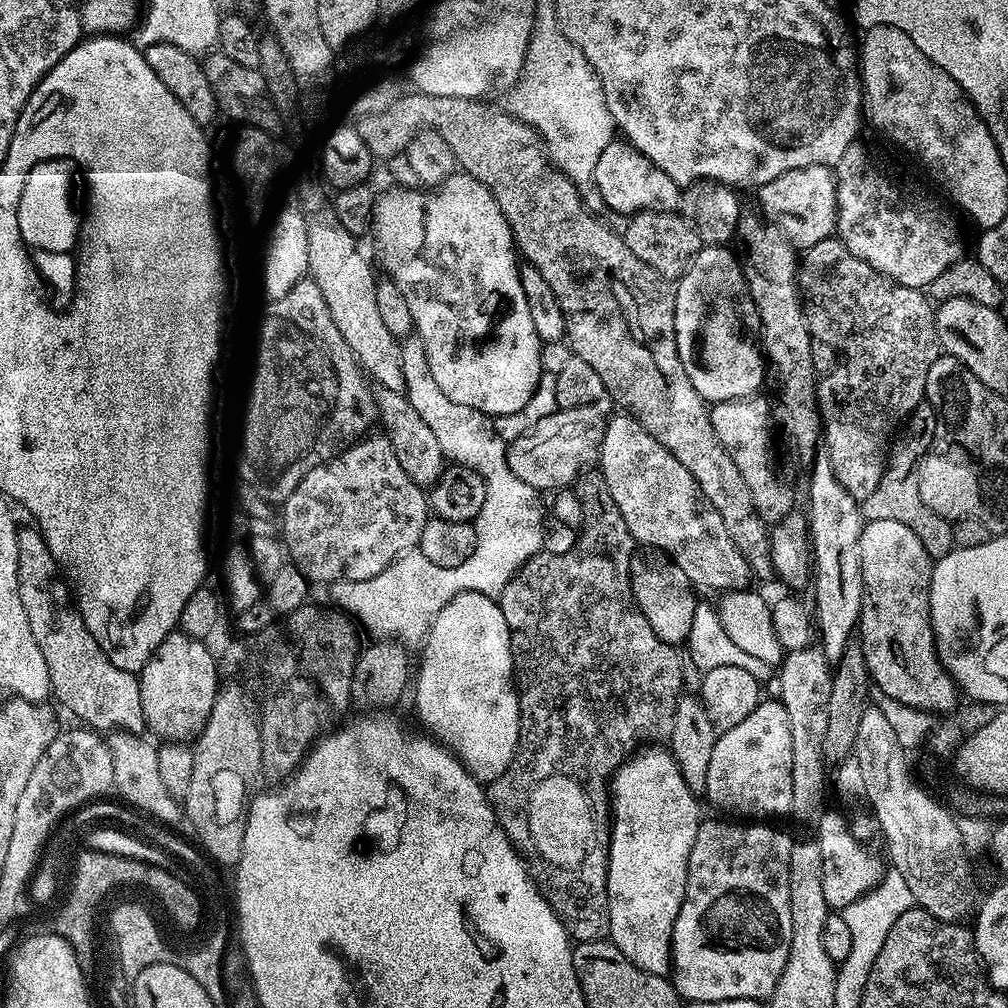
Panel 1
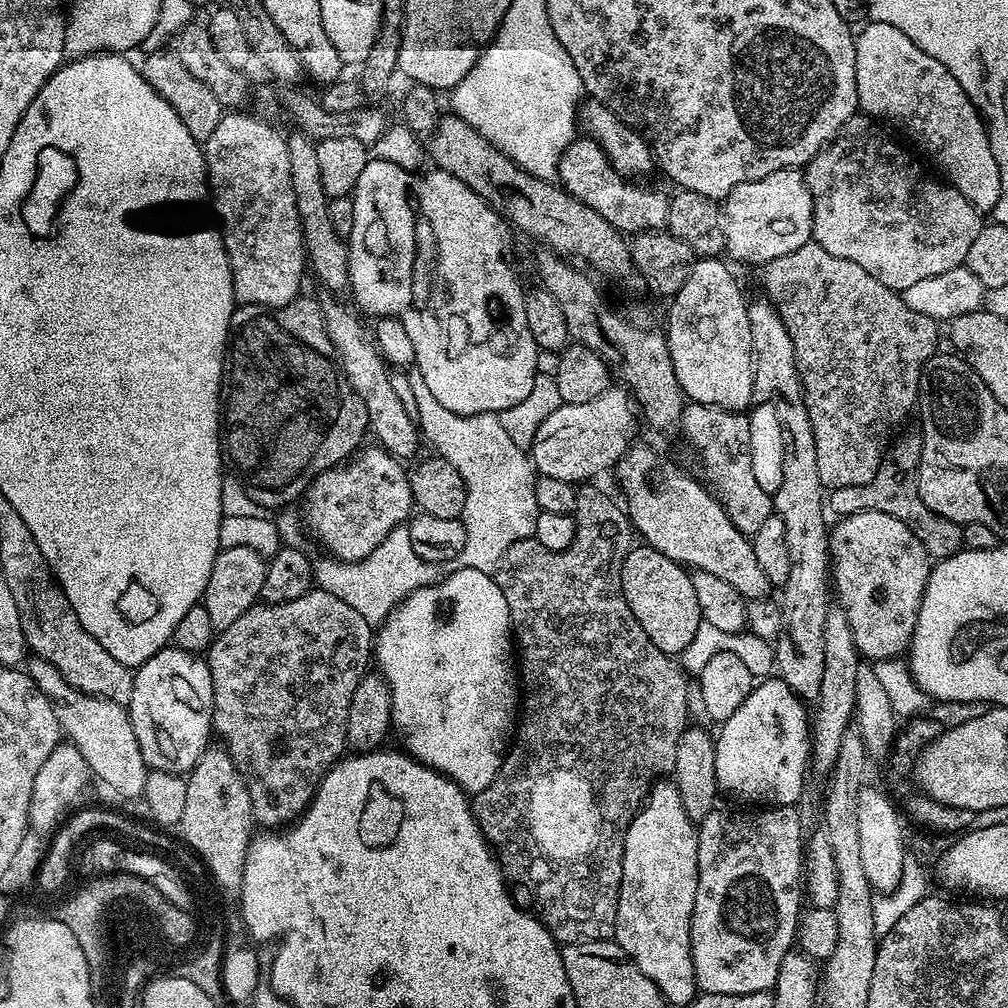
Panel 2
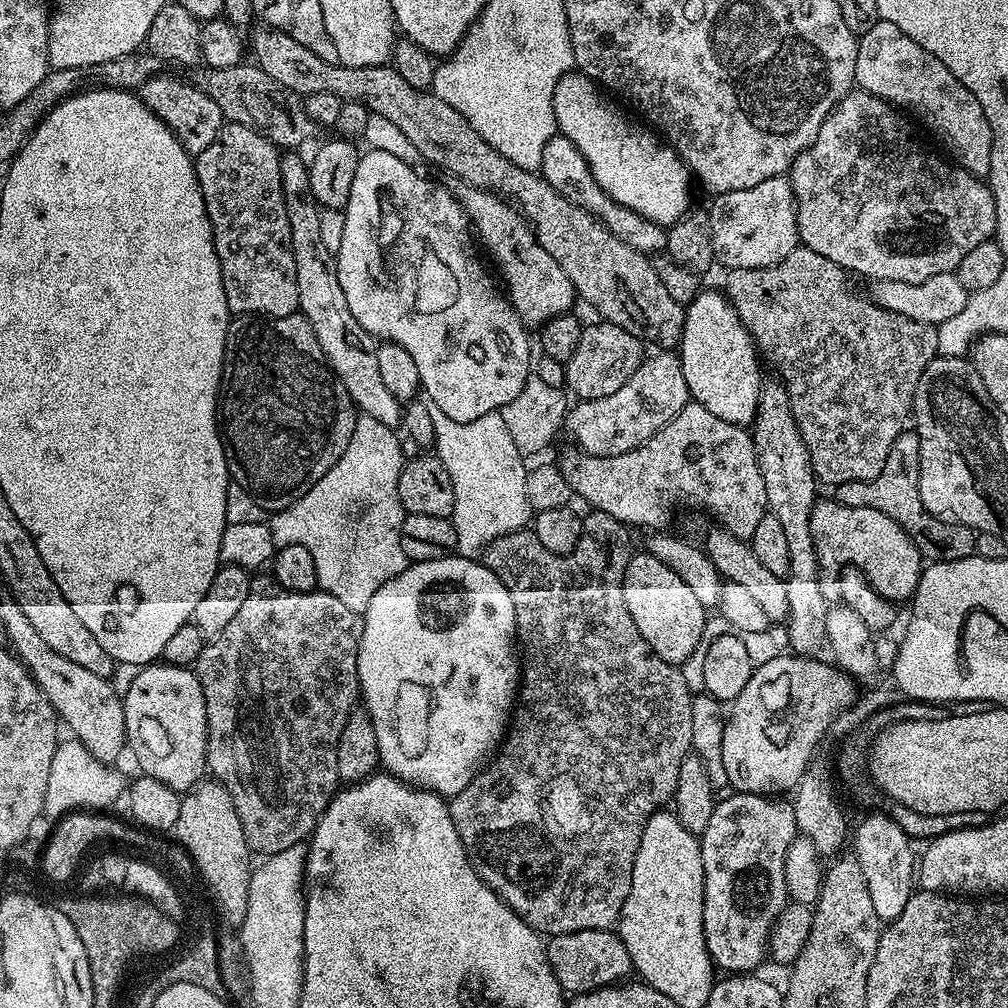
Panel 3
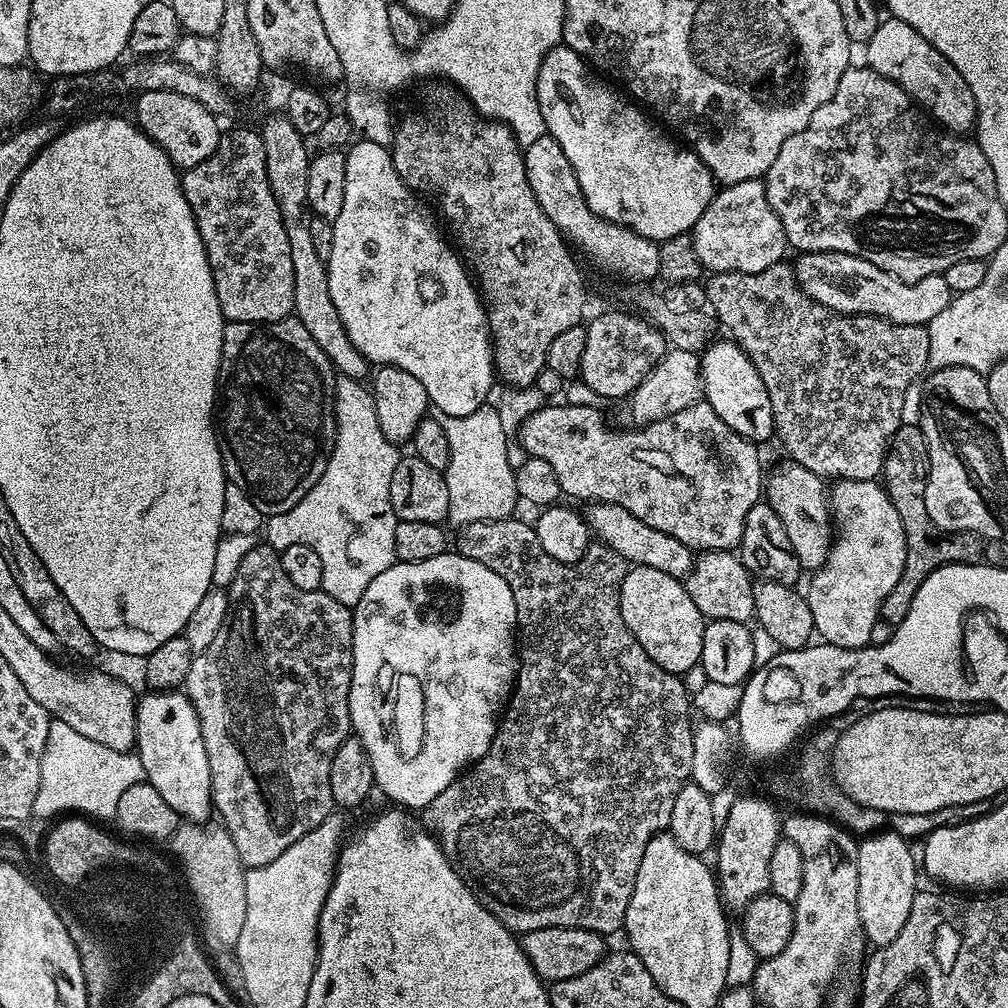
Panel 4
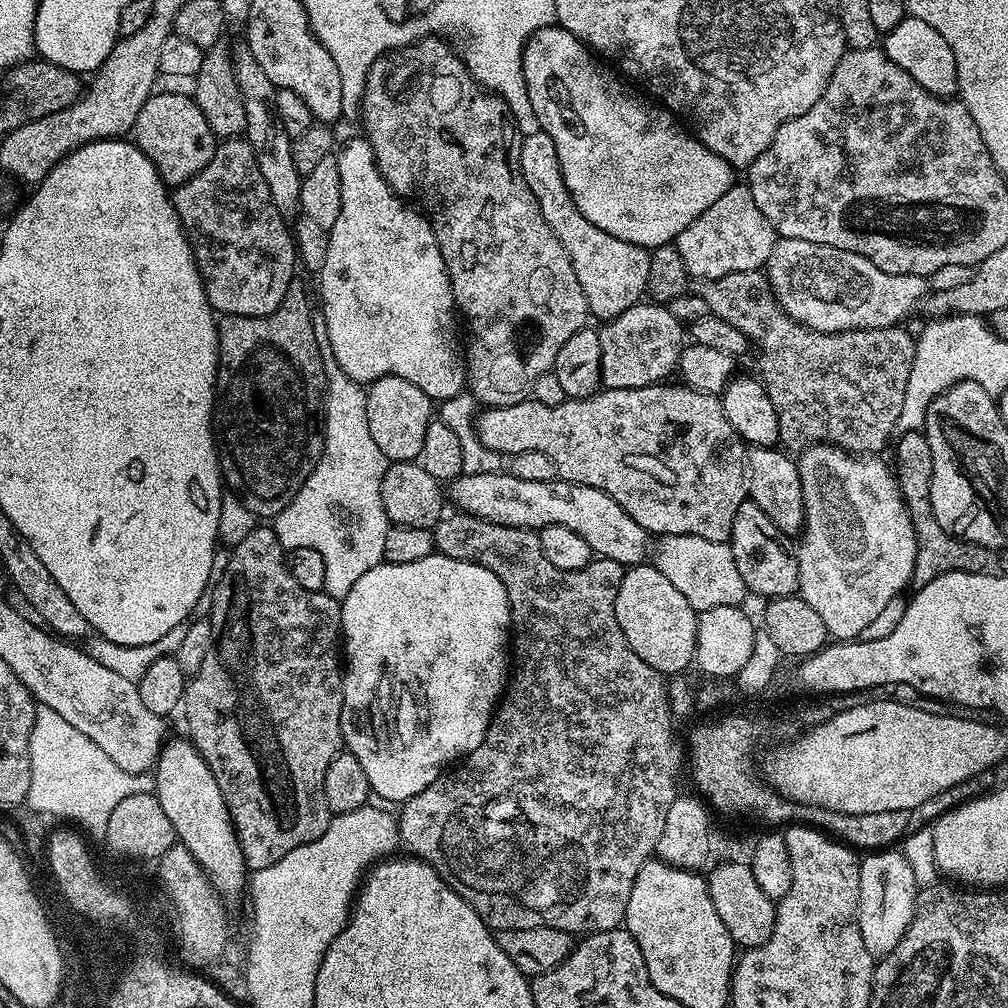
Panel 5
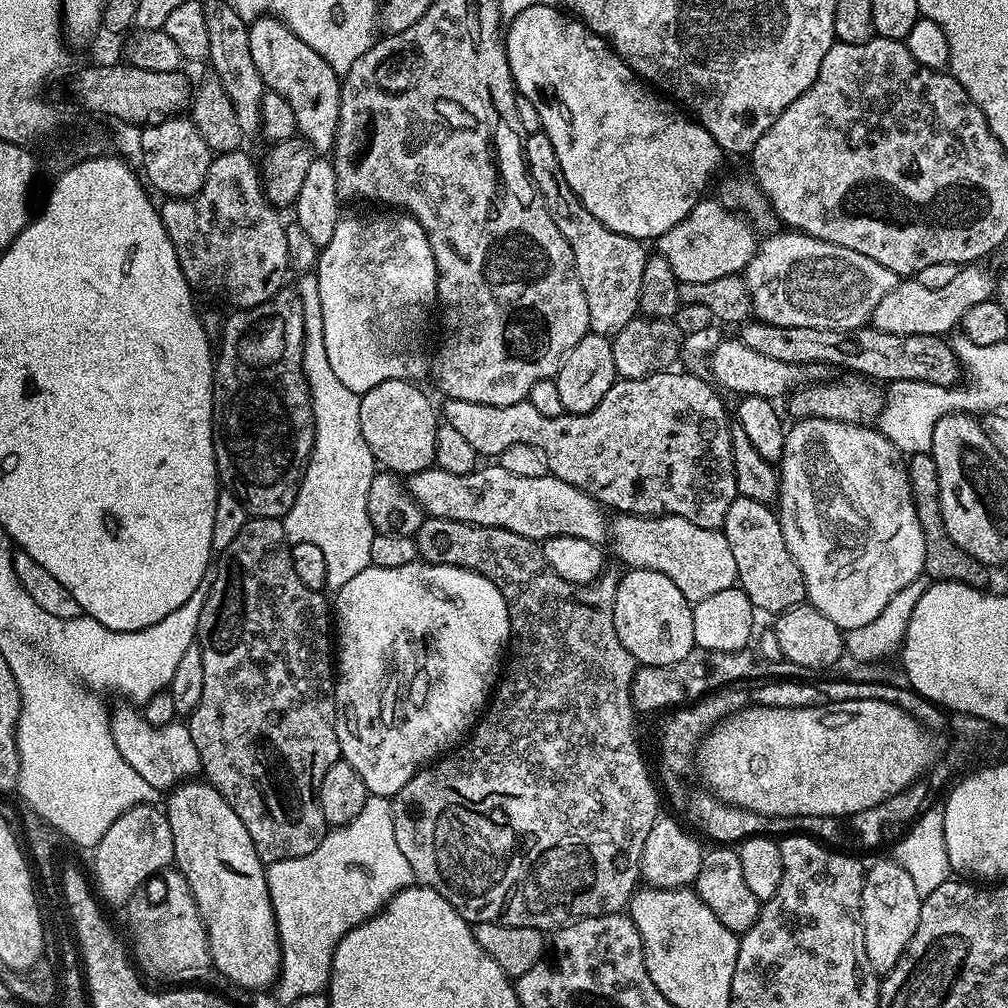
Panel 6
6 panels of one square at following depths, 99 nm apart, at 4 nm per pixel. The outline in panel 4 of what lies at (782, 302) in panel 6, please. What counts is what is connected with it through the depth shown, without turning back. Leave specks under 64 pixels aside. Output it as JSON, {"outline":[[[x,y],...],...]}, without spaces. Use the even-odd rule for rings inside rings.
{"outline":[[[806,252],[795,257],[794,271],[800,288],[814,302],[826,306],[832,312],[840,312],[844,316],[877,316],[890,322],[899,324],[922,324],[928,325],[937,314],[948,308],[952,301],[953,292],[950,286],[946,286],[946,278],[941,274],[938,276],[927,276],[916,284],[907,284],[906,281],[896,276],[886,274],[886,270],[878,270],[874,262],[866,262],[854,254],[842,254],[841,252]]]}

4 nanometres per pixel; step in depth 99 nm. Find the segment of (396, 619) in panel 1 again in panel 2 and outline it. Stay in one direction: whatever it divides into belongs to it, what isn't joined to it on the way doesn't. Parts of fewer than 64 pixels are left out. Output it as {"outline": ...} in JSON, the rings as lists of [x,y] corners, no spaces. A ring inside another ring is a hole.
{"outline":[[[420,372],[409,373],[411,389],[414,391],[414,400],[418,405],[419,418],[417,420],[421,435],[433,447],[432,450],[444,460],[450,462],[458,474],[462,474],[462,482],[466,486],[466,505],[460,519],[466,530],[466,546],[460,559],[461,567],[473,568],[491,573],[499,564],[500,559],[506,554],[510,547],[519,545],[521,542],[533,535],[536,531],[536,519],[540,513],[538,498],[536,497],[536,482],[538,473],[532,466],[529,453],[525,449],[514,444],[513,439],[502,428],[502,423],[496,414],[485,414],[482,416],[455,415],[446,409],[438,398],[428,389],[425,379]],[[407,527],[395,529],[364,560],[356,560],[352,564],[337,558],[317,559],[314,564],[314,580],[319,591],[334,594],[334,598],[342,598],[346,606],[354,606],[362,618],[373,626],[384,623],[398,604],[410,595],[415,588],[425,588],[438,576],[437,565],[428,564],[414,550],[408,541]]]}

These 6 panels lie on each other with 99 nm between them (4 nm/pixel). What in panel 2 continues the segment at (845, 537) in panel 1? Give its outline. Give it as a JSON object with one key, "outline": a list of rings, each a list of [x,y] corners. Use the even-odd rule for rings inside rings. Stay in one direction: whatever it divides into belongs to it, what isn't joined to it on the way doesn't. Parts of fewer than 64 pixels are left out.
{"outline":[[[840,606],[829,607],[826,614],[826,626],[824,627],[824,669],[822,670],[820,698],[816,704],[816,707],[819,709],[817,712],[814,712],[814,727],[810,732],[810,764],[813,769],[816,767],[818,771],[824,772],[823,774],[831,773],[832,768],[835,766],[838,750],[842,746],[842,738],[850,730],[848,722],[851,718],[853,721],[856,709],[856,679],[858,678],[858,670],[861,668],[861,663],[859,660],[860,653],[857,651],[856,643],[854,642],[854,630],[850,626],[848,618],[848,613]]]}

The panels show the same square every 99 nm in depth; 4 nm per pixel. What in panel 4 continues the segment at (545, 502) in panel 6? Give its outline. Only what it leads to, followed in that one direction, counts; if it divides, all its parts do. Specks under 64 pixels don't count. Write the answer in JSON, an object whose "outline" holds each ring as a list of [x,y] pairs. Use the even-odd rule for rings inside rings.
{"outline":[[[589,503],[587,508],[586,519],[593,537],[610,546],[610,550],[618,550],[629,565],[650,566],[650,570],[662,570],[662,574],[670,574],[678,581],[692,575],[694,553],[691,548],[682,546],[678,538],[670,538],[670,534],[662,534],[662,530],[654,530],[654,526],[646,526],[646,522],[634,518],[630,510],[622,510],[622,506]]]}

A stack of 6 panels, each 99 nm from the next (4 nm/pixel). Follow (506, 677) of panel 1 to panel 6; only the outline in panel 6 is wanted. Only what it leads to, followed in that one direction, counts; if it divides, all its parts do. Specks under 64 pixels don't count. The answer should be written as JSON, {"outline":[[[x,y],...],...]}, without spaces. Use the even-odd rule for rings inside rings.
{"outline":[[[417,562],[410,566],[394,566],[393,568],[367,568],[362,570],[362,574],[358,574],[354,578],[350,578],[350,582],[346,582],[346,586],[342,586],[336,593],[336,604],[334,600],[334,679],[336,682],[336,729],[338,730],[338,746],[340,747],[340,755],[350,766],[354,766],[354,770],[358,770],[358,778],[362,778],[362,782],[366,782],[369,793],[374,796],[393,797],[400,793],[402,786],[406,786],[406,782],[410,782],[410,778],[414,778],[414,774],[419,772],[421,768],[431,765],[441,754],[447,754],[457,747],[469,735],[470,729],[479,721],[482,713],[485,711],[486,705],[493,695],[494,689],[498,684],[498,675],[496,671],[501,671],[502,661],[506,656],[506,649],[510,644],[510,618],[508,617],[508,607],[502,598],[502,594],[498,590],[498,586],[494,586],[494,582],[490,582],[490,578],[486,578],[477,572],[471,572],[465,568],[458,566],[450,566],[449,564],[425,564]]]}

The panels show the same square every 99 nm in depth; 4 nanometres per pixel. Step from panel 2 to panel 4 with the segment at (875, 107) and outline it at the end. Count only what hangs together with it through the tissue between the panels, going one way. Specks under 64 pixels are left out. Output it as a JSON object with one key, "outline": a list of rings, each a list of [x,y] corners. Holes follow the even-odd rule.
{"outline":[[[891,18],[881,19],[878,30],[874,30],[874,38],[863,45],[863,63],[873,68],[882,78],[890,78],[910,98],[920,105],[921,109],[939,127],[957,134],[968,134],[976,127],[976,103],[974,94],[970,94],[968,80],[962,78],[958,70],[954,70],[949,57],[938,54],[914,26],[906,26],[906,22]]]}

